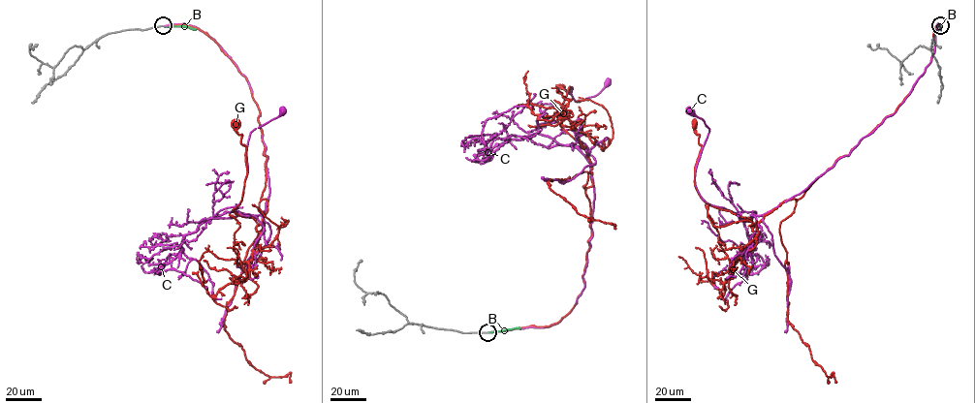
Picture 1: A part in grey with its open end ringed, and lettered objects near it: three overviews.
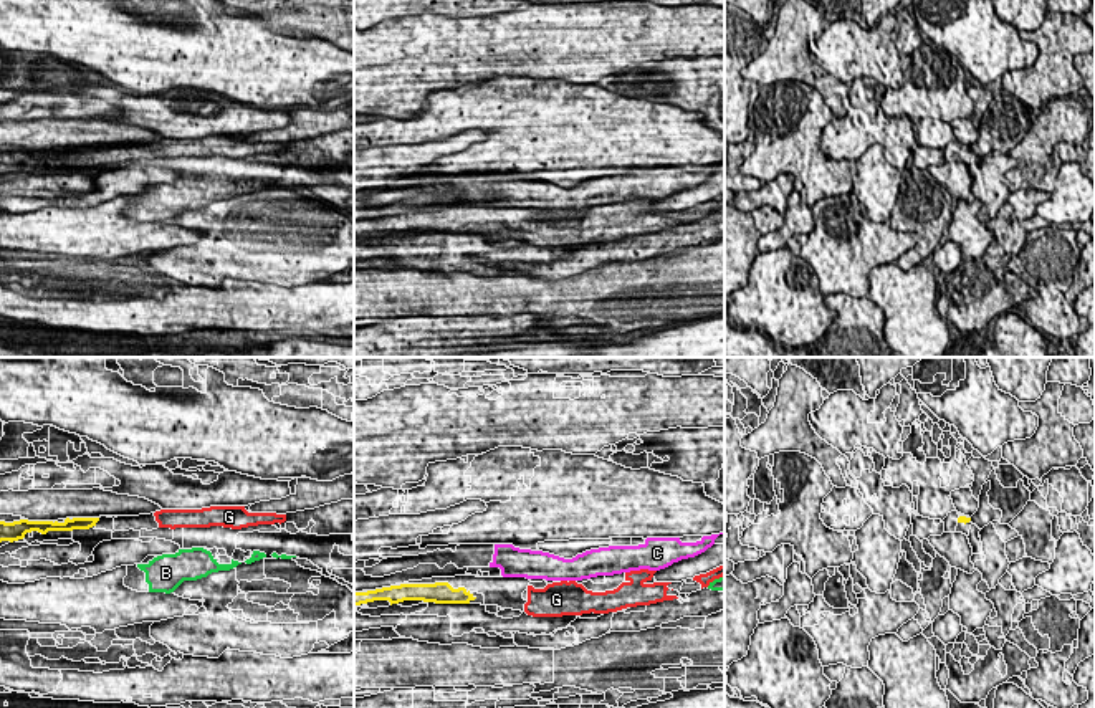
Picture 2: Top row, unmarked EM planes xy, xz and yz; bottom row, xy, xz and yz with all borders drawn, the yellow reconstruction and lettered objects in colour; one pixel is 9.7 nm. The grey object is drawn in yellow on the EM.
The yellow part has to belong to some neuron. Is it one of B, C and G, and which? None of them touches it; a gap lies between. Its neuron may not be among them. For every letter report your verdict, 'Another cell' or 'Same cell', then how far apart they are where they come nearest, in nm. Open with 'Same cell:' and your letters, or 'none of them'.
Same cell: G
B: Another cell. Distance 550 nm
C: Another cell. Distance 320 nm
G: Same cell. Distance 480 nm

